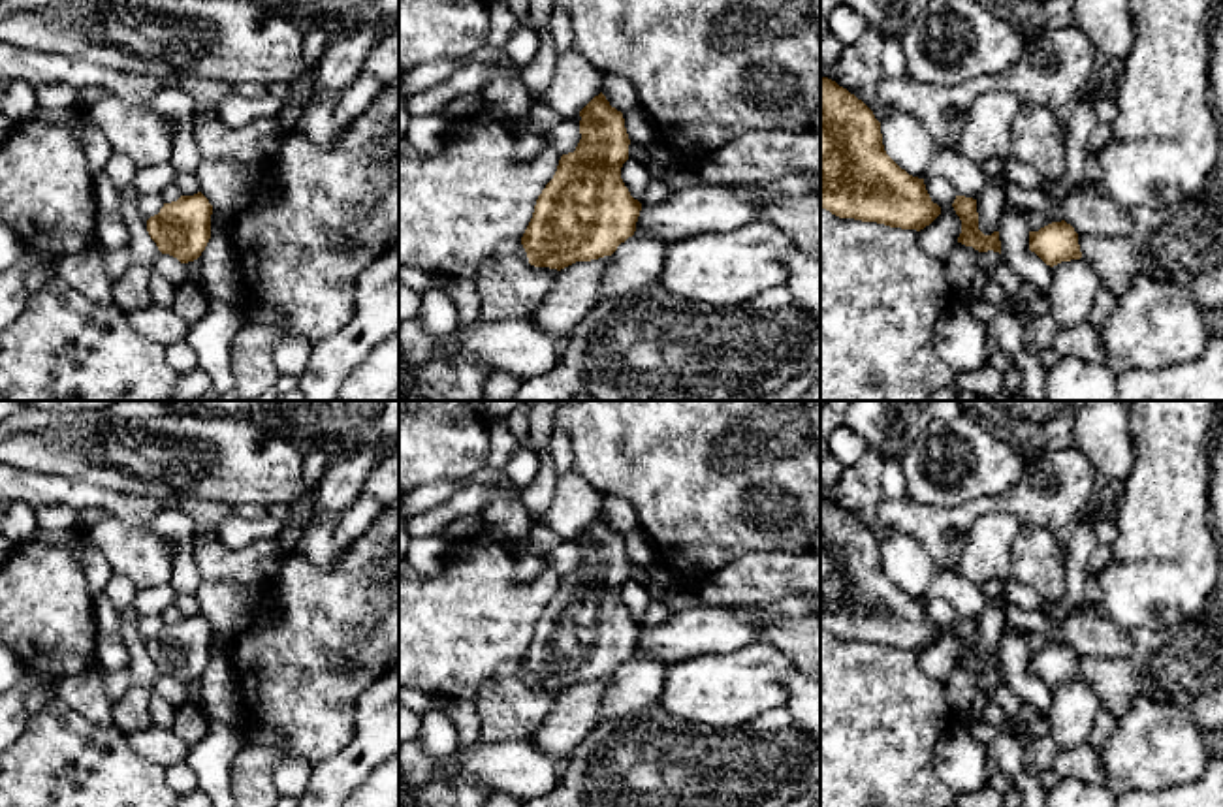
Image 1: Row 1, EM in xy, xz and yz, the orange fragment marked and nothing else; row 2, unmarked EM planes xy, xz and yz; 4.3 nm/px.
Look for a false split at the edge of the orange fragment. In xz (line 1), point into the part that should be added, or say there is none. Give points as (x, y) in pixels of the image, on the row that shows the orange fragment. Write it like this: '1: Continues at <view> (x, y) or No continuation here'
1: No continuation here

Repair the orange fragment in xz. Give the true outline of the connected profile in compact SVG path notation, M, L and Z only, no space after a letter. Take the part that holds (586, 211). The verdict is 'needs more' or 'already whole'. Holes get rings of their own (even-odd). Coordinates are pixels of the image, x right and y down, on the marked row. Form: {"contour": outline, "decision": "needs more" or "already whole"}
{"contour": "M600 92L580 111L580 117L581 139L574 152L561 156L521 237L529 263L534 267L561 271L576 261L612 256L636 231L642 203L630 196L621 179L630 145L623 113Z", "decision": "already whole"}

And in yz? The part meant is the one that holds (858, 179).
{"contour": "M820 77L820 209L839 218L916 231L941 214L924 179L909 175L886 154L873 111L828 77Z", "decision": "already whole"}

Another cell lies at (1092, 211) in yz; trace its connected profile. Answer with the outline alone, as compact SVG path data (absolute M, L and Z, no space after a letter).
M1103 188L1076 190L1067 196L1065 222L1078 235L1091 237L1131 237L1133 218L1120 211L1114 199Z

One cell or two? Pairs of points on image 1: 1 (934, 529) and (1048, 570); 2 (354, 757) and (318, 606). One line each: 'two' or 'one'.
1: two
2: two

